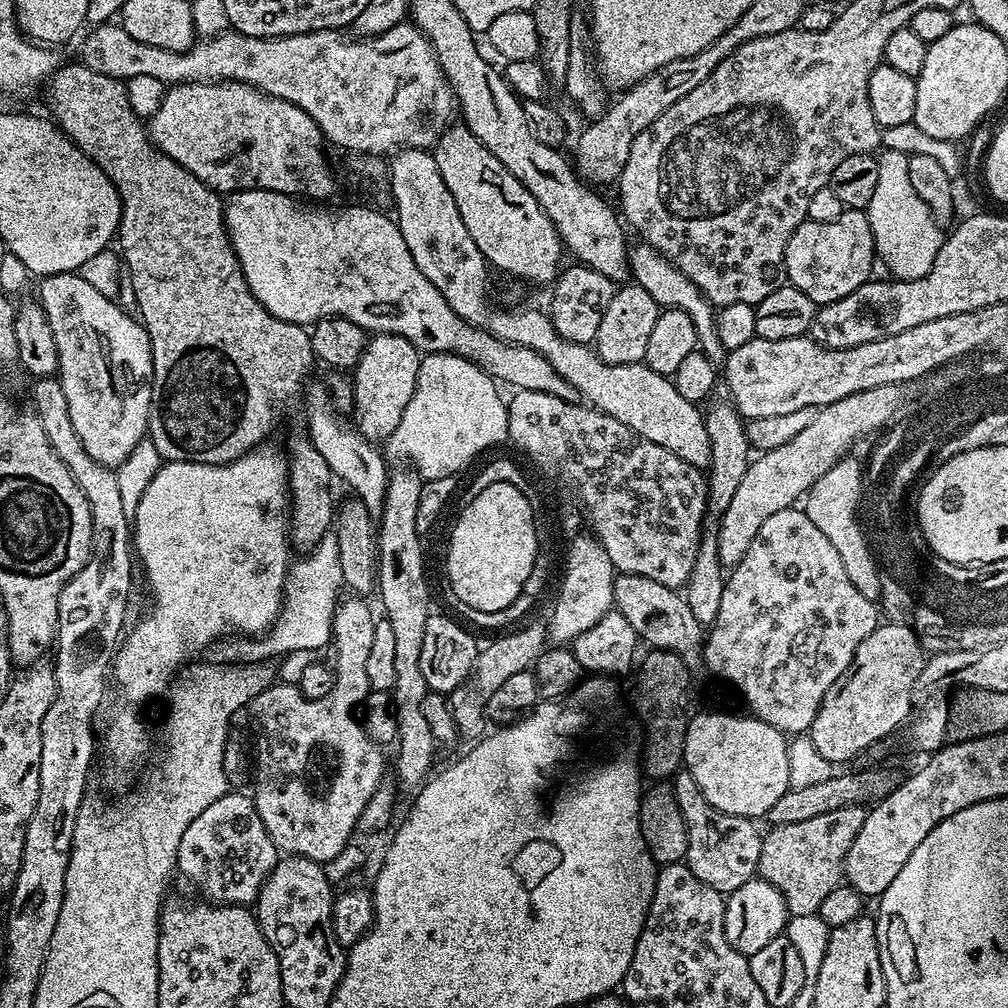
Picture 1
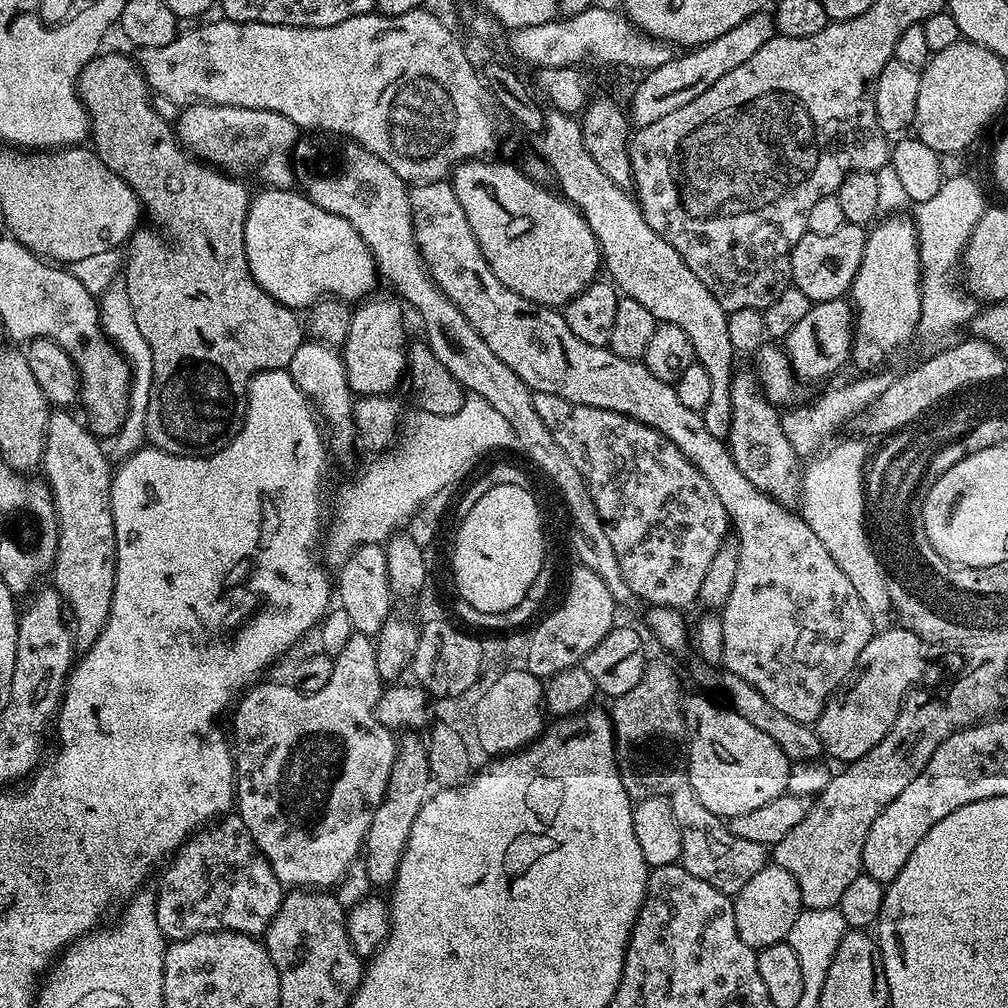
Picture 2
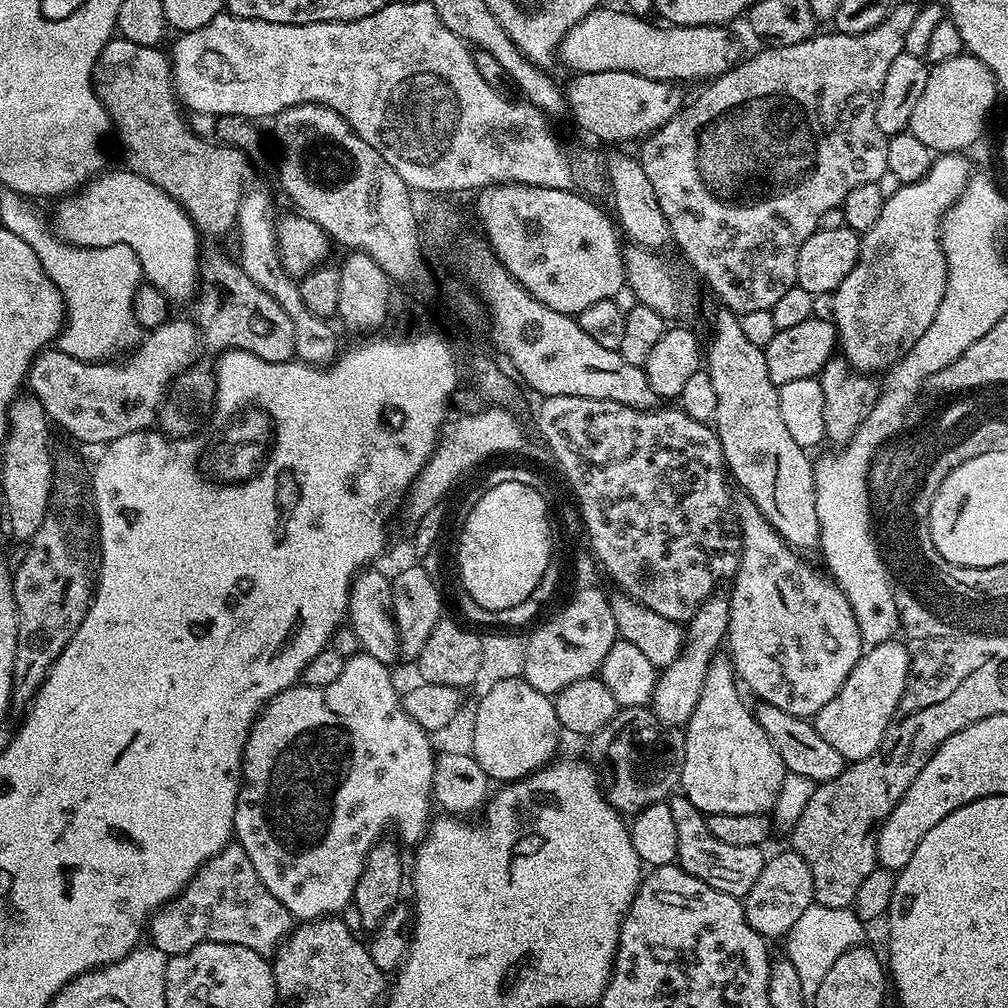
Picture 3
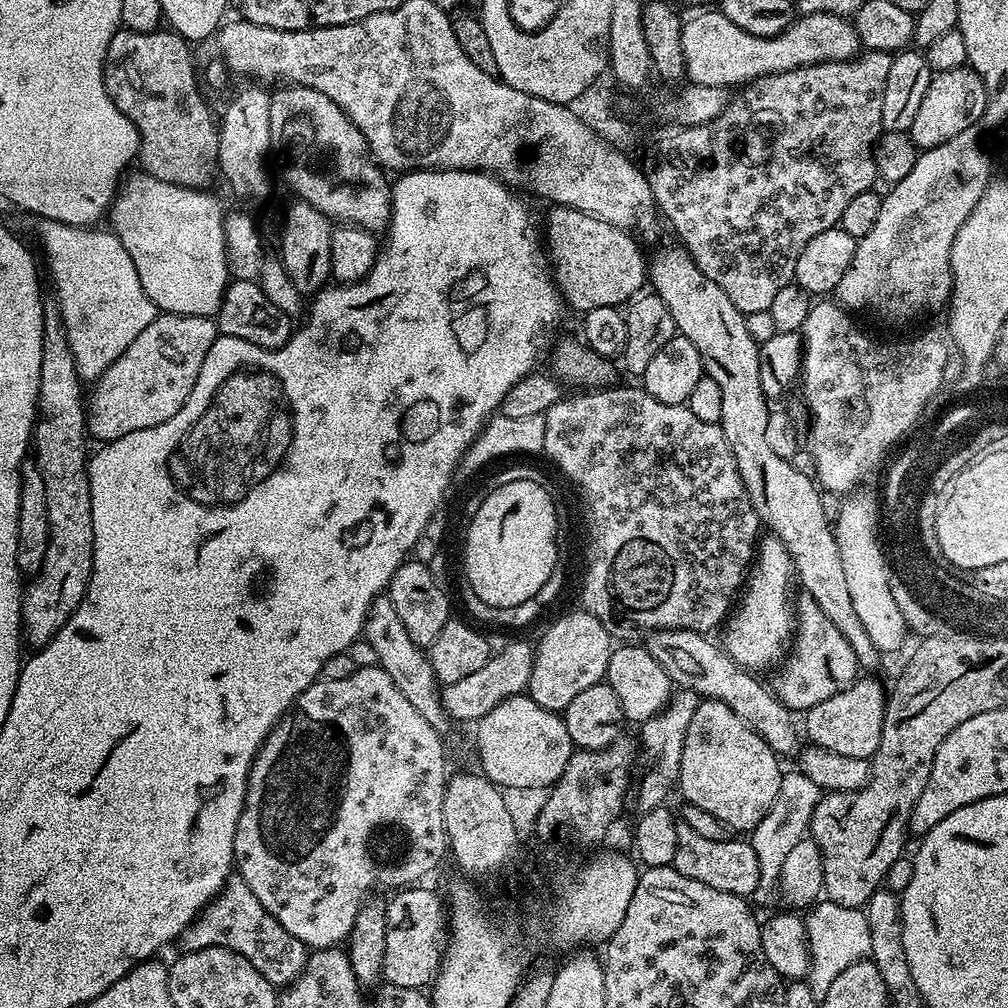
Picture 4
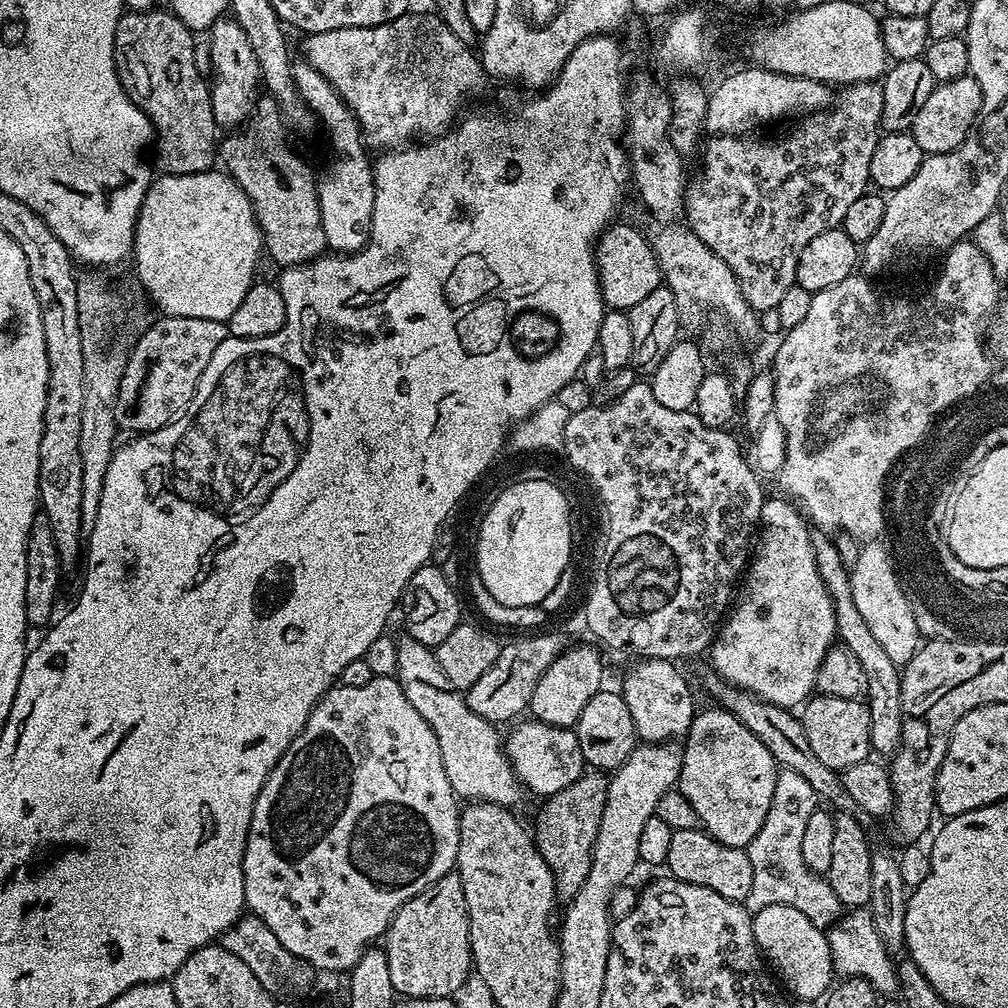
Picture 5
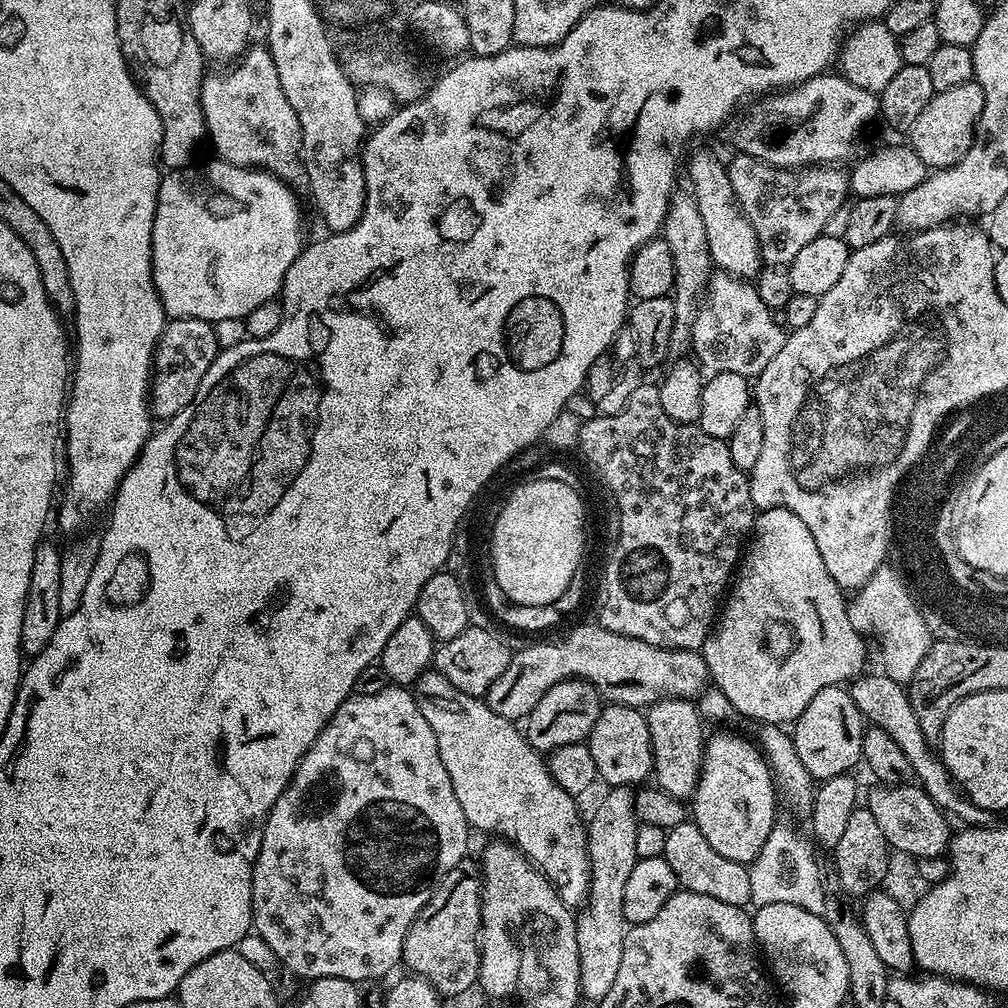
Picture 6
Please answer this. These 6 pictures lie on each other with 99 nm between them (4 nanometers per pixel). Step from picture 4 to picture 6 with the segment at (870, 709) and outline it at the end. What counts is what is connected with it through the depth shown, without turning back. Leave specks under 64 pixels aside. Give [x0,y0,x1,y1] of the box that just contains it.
[790,686,866,782]

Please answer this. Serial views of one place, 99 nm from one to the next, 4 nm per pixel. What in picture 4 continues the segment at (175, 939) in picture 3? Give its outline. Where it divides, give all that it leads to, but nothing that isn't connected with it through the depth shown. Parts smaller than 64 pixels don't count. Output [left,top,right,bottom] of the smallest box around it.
[178,874,310,986]

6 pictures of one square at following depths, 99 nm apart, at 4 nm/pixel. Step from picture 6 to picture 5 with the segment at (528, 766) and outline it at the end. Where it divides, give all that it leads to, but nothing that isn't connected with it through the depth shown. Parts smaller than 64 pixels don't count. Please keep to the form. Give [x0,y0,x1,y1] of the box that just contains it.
[396,635,522,809]

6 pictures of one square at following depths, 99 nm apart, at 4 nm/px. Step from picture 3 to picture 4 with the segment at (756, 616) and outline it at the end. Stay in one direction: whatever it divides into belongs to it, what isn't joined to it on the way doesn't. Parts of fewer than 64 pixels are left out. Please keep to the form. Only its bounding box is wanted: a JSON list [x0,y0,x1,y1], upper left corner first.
[770,594,858,714]

